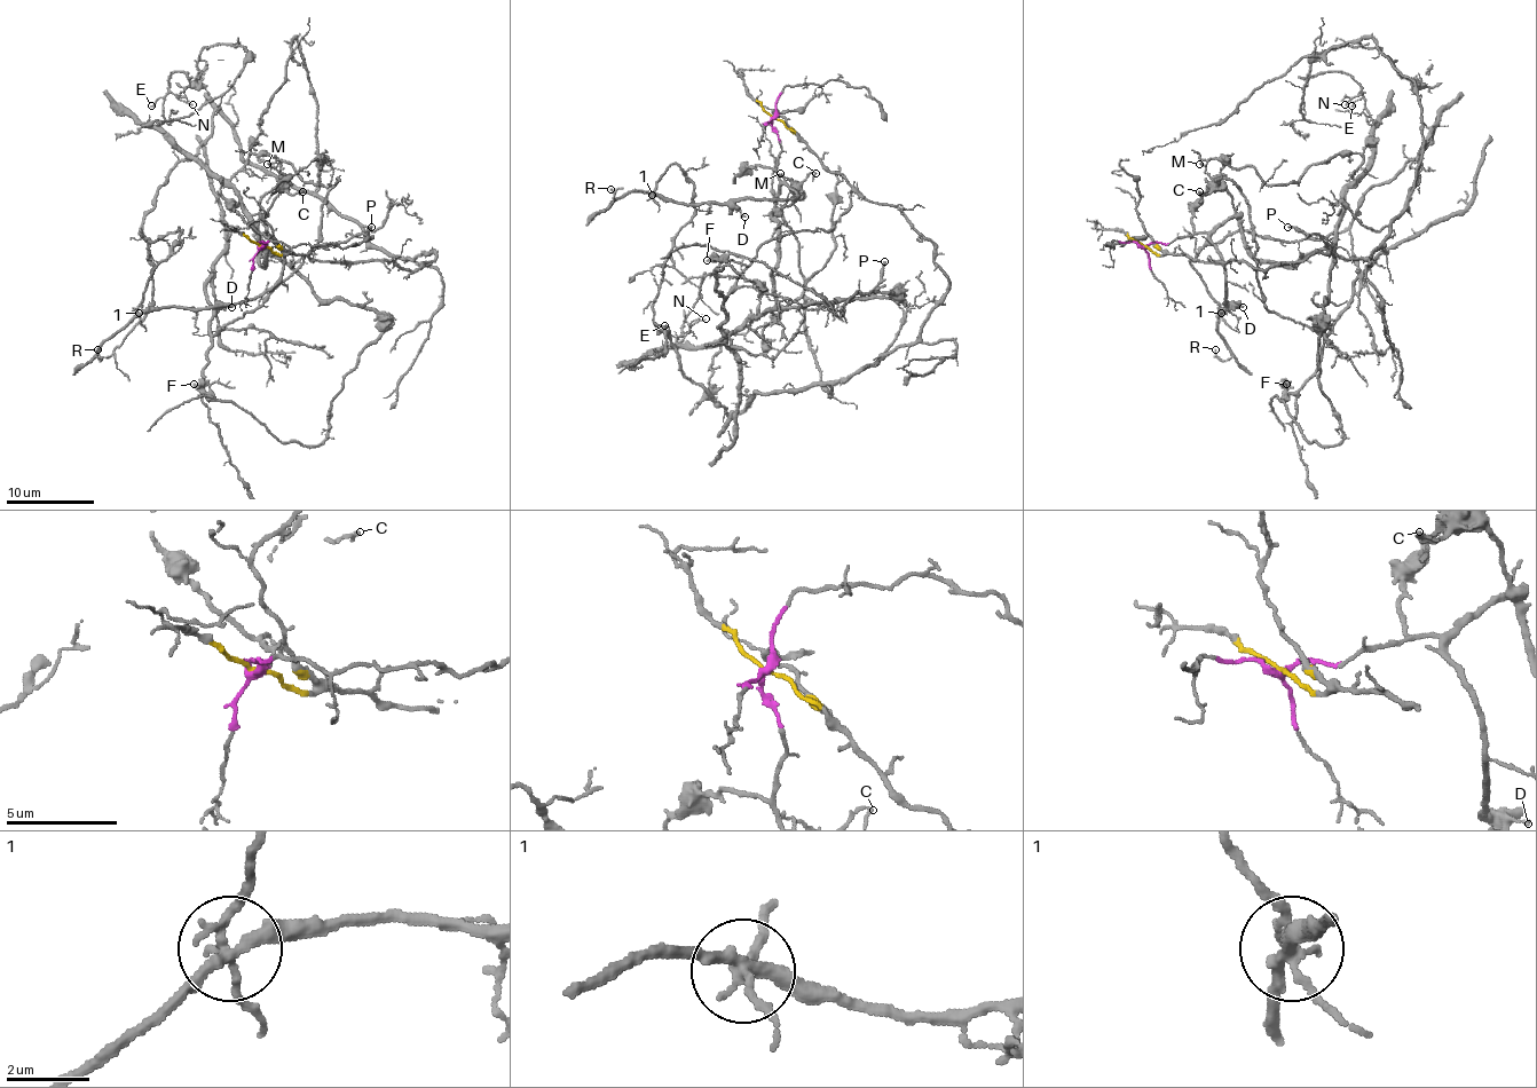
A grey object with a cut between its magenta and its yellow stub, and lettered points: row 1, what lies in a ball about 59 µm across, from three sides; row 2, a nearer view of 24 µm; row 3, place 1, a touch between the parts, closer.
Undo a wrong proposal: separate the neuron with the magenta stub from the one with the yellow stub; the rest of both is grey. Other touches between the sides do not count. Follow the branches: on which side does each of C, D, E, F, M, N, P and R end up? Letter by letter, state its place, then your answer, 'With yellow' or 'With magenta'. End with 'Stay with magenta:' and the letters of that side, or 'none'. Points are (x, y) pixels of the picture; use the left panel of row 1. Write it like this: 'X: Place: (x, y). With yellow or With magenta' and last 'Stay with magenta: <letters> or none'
C: Place: (302, 191). With magenta
D: Place: (231, 307). With magenta
E: Place: (151, 105). With magenta
F: Place: (194, 384). With magenta
M: Place: (267, 164). With magenta
N: Place: (192, 104). With magenta
P: Place: (371, 227). With magenta
R: Place: (97, 349). With magenta
Stay with magenta: C, D, E, F, M, N, P, R

